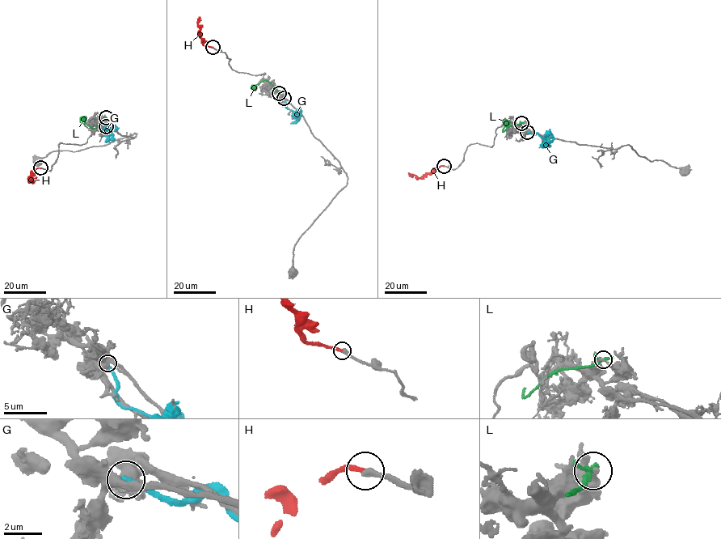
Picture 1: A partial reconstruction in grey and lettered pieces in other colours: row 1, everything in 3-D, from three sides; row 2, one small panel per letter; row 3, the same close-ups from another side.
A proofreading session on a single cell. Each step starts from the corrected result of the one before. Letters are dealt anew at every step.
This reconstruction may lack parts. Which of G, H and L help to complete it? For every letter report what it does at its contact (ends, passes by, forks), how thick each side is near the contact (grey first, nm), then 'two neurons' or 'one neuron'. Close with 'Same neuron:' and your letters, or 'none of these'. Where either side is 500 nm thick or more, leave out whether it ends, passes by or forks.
G: calibres 500 and 360 nm; two neurons
H: it ends; calibres 380 and 280 nm; one neuron
L: it passes by; calibres 280 and 280 nm; two neurons
Same neuron: H

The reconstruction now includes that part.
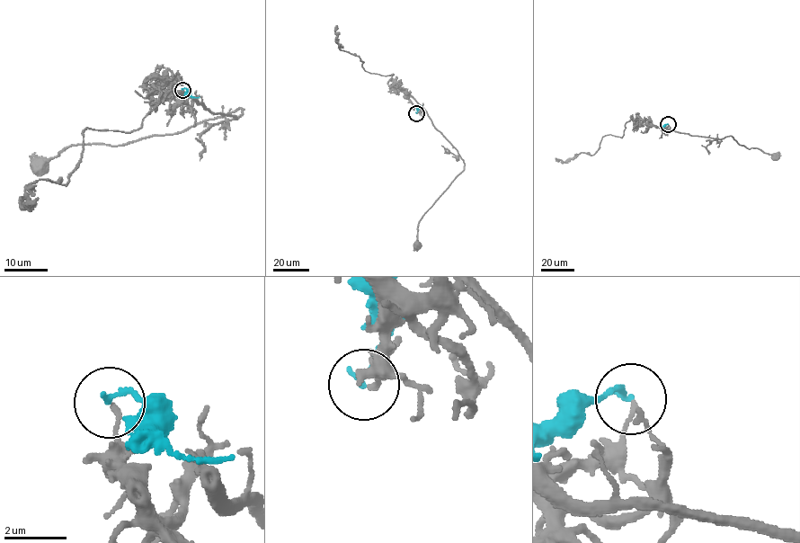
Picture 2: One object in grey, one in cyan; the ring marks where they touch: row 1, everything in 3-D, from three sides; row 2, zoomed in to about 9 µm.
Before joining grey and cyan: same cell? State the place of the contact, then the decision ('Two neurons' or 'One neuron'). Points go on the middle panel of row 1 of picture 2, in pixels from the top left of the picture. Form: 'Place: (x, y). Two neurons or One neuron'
Place: (416, 113). Two neurons

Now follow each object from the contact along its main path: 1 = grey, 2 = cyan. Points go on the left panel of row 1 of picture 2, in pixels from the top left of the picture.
1: (182, 89), (182, 101), (175, 93), (213, 113), (238, 118), (242, 112), (118, 146), (74, 144), (39, 164)
2: (182, 89), (186, 88), (195, 97), (200, 96)

